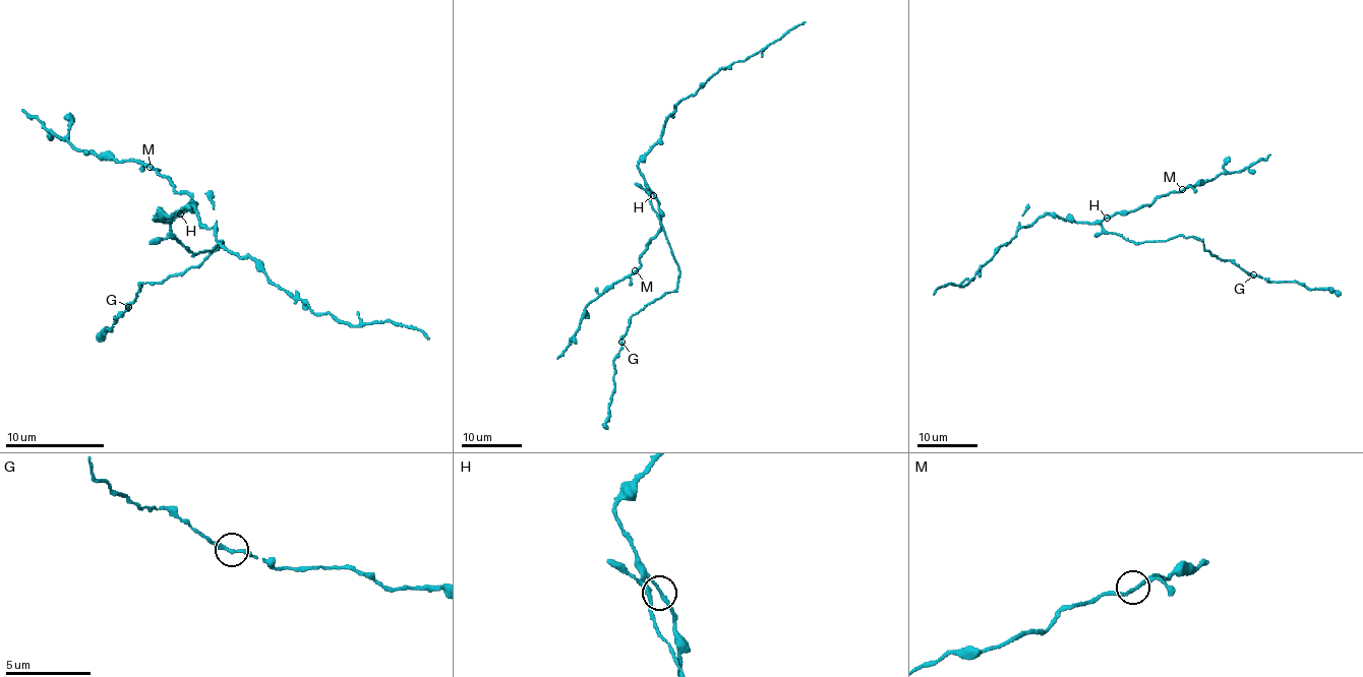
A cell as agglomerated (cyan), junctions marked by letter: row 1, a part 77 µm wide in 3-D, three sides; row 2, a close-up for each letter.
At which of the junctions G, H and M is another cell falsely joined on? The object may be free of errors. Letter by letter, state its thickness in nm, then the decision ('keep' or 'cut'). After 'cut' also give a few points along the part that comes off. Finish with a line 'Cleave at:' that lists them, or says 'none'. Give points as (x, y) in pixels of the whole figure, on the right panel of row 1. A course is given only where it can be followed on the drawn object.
G: 220 nm | keep
H: 190 nm | keep
M: 200 nm | keep
Cleave at: none

